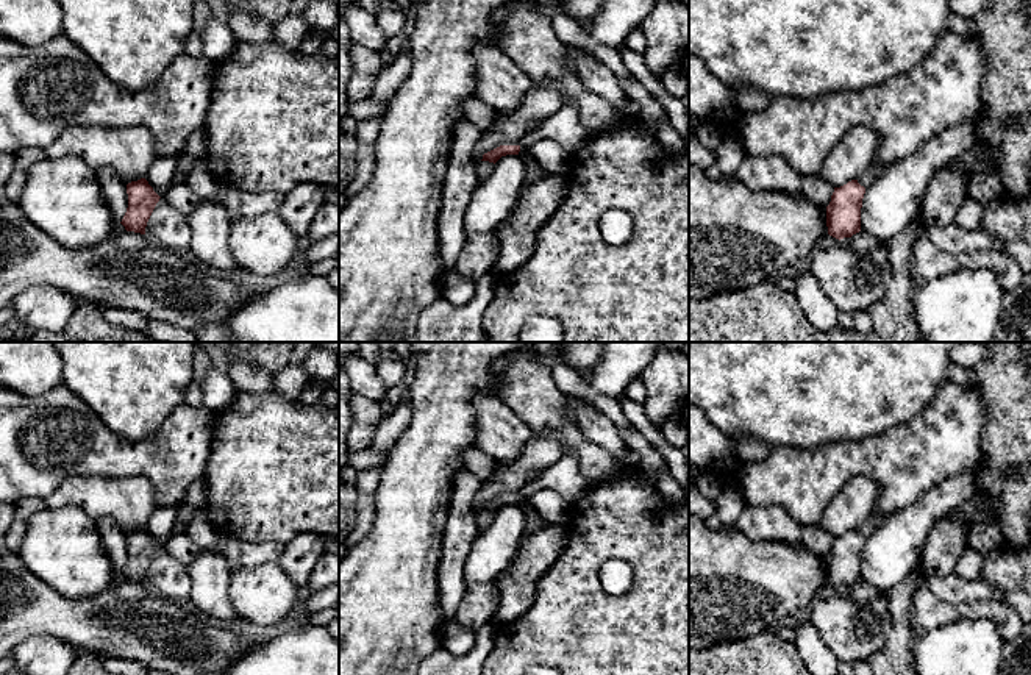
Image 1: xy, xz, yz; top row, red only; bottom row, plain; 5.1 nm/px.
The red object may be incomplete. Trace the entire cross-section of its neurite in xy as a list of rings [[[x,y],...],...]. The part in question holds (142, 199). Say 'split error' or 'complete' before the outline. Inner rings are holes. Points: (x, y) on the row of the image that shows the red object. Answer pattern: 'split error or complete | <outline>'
complete | [[[145,178],[128,183],[127,194],[128,208],[120,223],[127,231],[145,234],[147,222],[161,197]]]

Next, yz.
split error | [[[873,162],[856,180],[834,188],[831,202],[826,206],[826,227],[829,236],[840,241],[861,231],[861,208],[865,189],[889,166],[890,164]]]

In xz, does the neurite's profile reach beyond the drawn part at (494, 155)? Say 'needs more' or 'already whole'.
needs more

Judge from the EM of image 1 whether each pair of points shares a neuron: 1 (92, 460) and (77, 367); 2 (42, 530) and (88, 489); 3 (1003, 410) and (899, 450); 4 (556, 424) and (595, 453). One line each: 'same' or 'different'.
1: different
2: different
3: different
4: same

